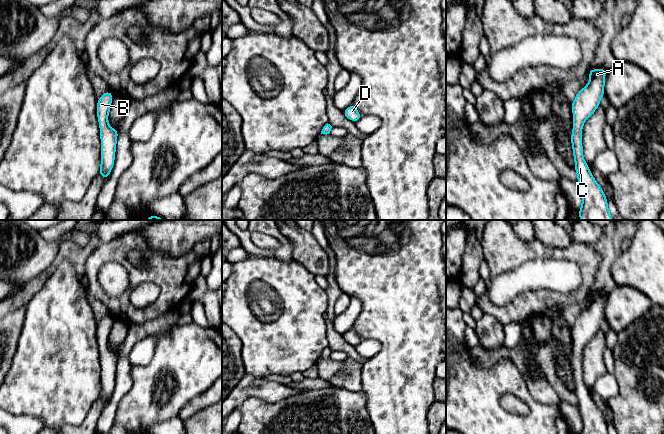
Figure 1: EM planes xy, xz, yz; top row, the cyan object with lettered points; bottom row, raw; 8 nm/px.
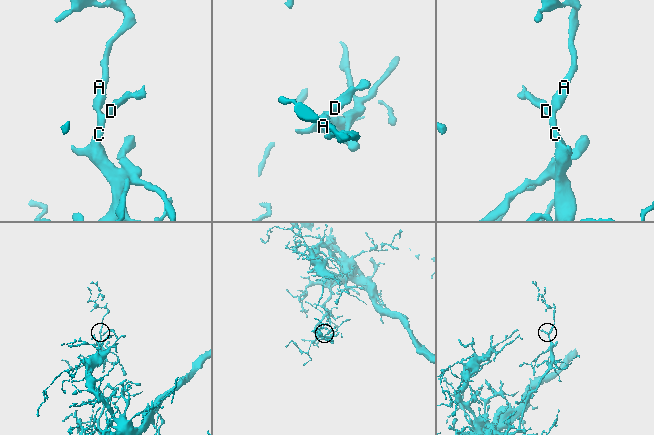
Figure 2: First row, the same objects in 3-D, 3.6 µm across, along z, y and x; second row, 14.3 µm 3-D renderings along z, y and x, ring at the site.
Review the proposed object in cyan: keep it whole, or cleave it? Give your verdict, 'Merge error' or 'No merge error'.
No merge error

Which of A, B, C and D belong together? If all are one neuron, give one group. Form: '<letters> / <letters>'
A B C D

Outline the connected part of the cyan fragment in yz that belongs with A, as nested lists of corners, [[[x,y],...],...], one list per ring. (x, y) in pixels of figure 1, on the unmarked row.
[[[605,292],[591,293],[588,296],[590,303],[571,327],[573,338],[573,353],[571,358],[571,369],[574,393],[582,416],[582,427],[579,434],[609,434],[607,422],[602,411],[596,406],[588,388],[583,380],[582,353],[586,344],[600,330],[600,324],[605,319]]]

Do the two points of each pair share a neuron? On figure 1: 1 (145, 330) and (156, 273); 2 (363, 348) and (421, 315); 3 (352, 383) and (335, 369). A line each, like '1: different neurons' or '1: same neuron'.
1: different neurons
2: different neurons
3: different neurons

